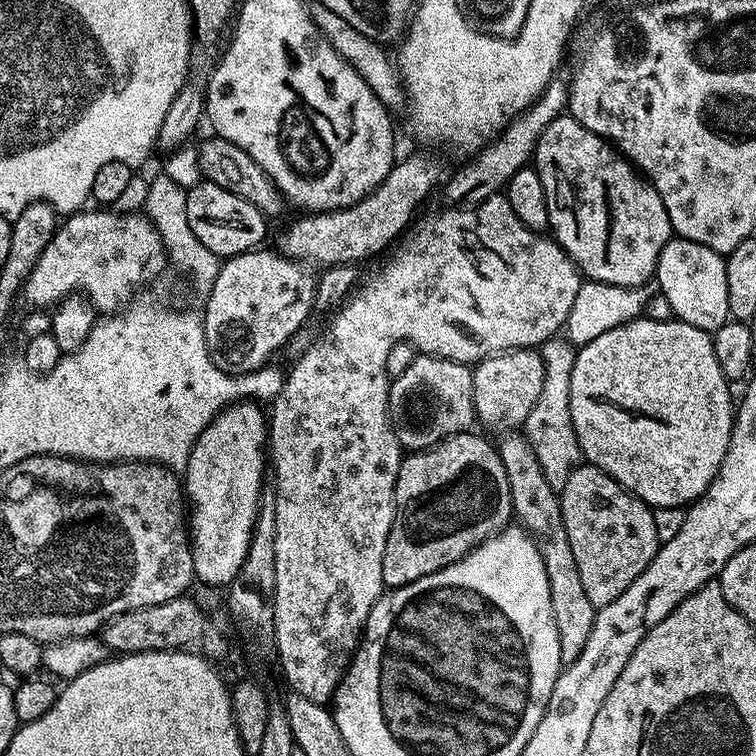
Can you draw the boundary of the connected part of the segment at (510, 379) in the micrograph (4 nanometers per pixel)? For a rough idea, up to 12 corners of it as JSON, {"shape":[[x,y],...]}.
{"shape":[[536,348],[472,368],[476,420],[523,429],[545,378]]}

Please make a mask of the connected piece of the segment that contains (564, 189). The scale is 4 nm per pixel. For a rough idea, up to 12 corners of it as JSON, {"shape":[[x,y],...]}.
{"shape":[[563,114],[534,167],[589,281],[636,288],[674,236],[656,187]]}

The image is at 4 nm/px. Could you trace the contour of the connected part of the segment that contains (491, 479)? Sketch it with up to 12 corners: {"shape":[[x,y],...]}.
{"shape":[[475,431],[405,455],[385,589],[473,552],[513,519]]}

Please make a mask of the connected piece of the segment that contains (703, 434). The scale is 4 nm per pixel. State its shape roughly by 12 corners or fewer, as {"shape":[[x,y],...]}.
{"shape":[[711,332],[579,345],[587,463],[653,509],[714,482],[737,410]]}

